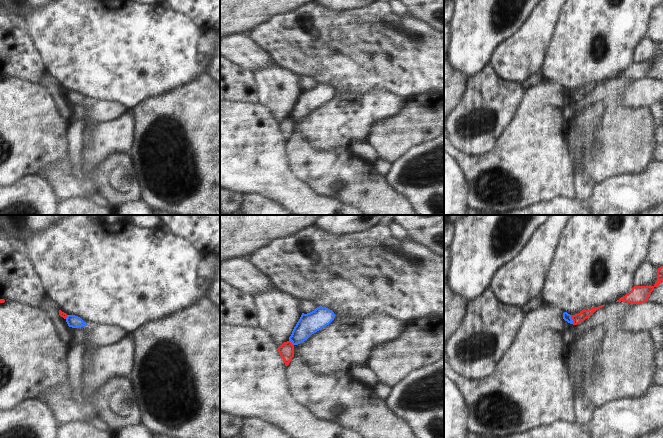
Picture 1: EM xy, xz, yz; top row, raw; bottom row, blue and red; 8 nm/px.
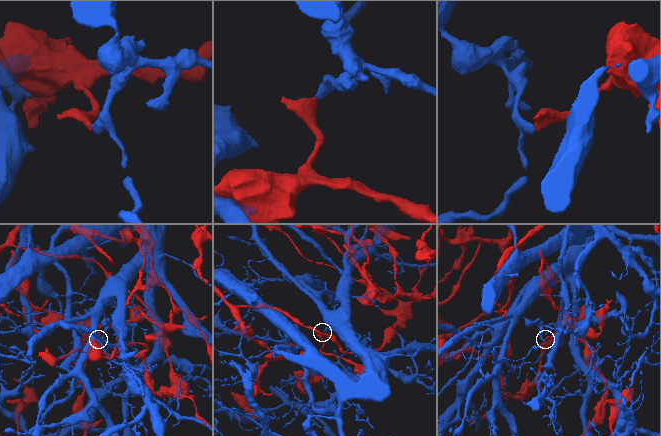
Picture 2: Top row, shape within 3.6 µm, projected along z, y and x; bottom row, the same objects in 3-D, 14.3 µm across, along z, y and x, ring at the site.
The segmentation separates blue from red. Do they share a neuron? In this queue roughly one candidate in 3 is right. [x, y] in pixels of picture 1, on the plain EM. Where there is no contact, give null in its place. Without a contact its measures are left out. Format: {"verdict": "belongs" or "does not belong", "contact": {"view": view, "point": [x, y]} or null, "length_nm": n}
{"verdict": "does not belong", "contact": {"view": "yz", "point": [571, 95]}, "length_nm": 80}

